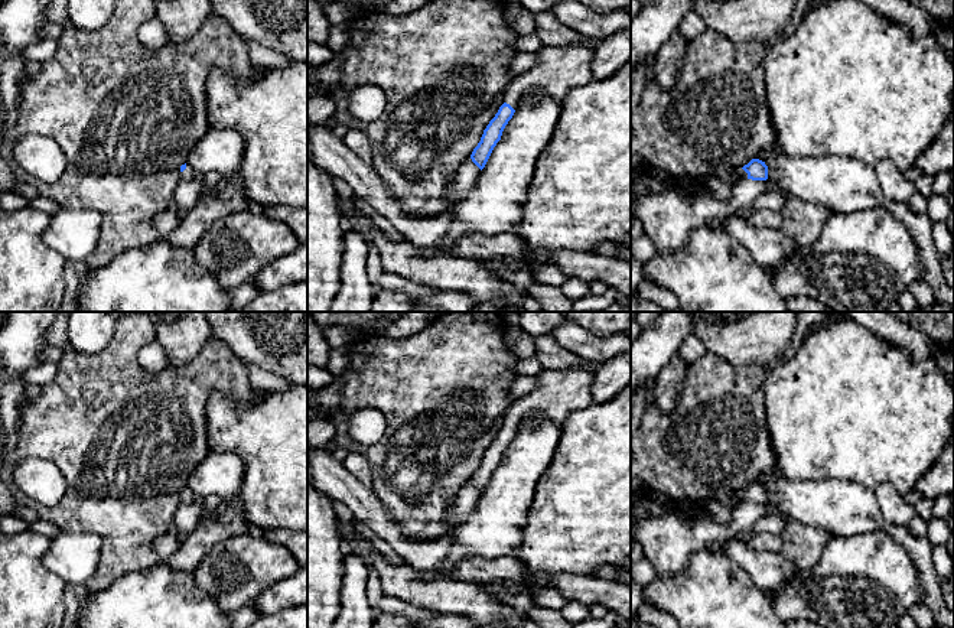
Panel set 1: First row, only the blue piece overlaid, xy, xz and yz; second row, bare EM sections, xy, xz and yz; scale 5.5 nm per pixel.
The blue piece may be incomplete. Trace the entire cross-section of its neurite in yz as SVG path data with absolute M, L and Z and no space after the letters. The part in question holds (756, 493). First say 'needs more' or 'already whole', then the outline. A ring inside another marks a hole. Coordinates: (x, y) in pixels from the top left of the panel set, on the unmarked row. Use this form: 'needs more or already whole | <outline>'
needs more | M752 482L742 492L735 494L735 500L740 504L752 502L752 504L766 504L768 502L768 489L765 485L759 482Z

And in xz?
needs more | M587 368L543 370L537 375L537 387L525 397L512 401L504 419L504 427L471 478L472 485L481 494L485 491L525 414L531 410L541 410L554 423L563 426L570 411L593 404L593 381L595 372Z

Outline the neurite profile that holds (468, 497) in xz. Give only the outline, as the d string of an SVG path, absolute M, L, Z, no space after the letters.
M471 481L459 491L453 504L446 510L445 521L456 528L463 518L476 507L481 492L472 485Z

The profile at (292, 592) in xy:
M307 567L264 589L251 603L261 615L307 603Z

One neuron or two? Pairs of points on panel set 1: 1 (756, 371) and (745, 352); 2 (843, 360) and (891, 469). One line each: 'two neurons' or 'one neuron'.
1: two neurons
2: one neuron

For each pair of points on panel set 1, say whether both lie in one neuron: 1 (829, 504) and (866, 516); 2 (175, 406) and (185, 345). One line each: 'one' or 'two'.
1: one
2: two

